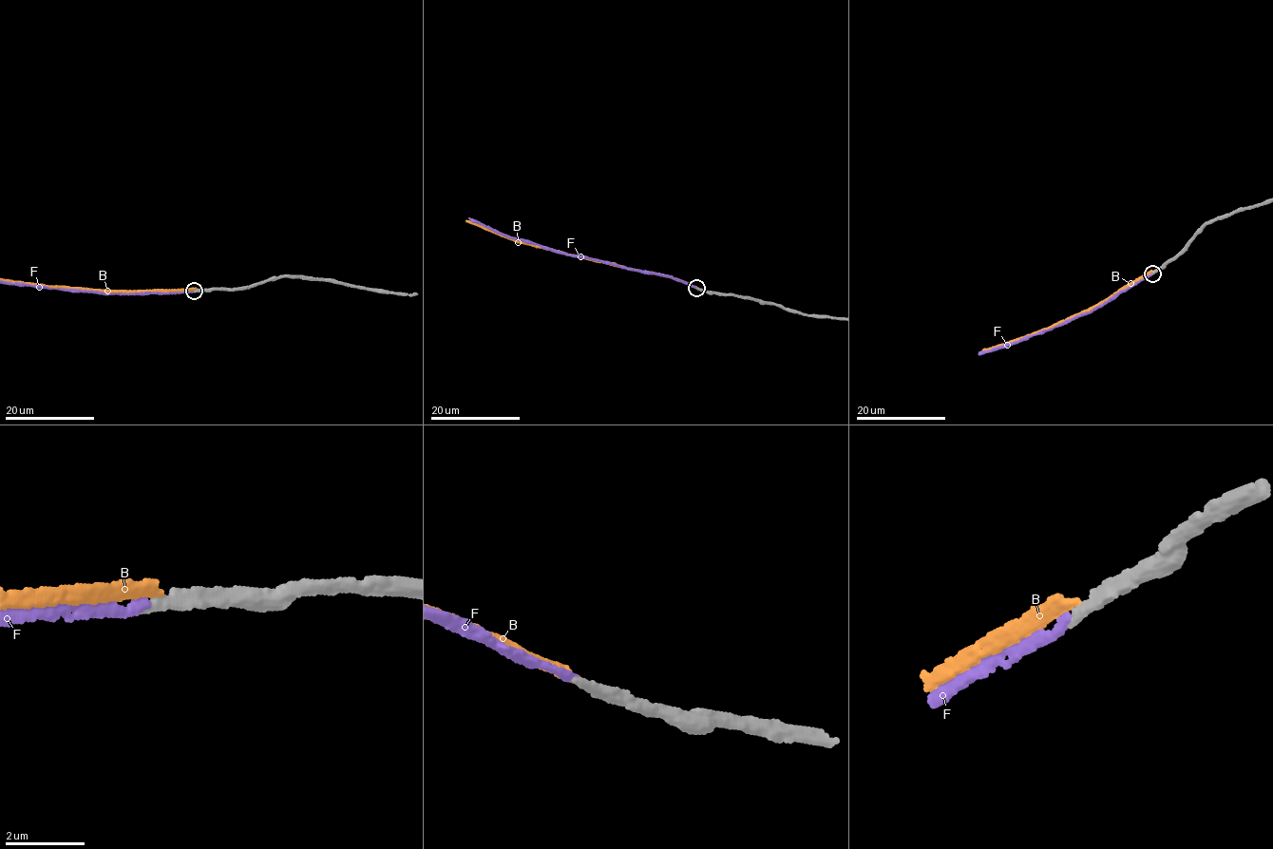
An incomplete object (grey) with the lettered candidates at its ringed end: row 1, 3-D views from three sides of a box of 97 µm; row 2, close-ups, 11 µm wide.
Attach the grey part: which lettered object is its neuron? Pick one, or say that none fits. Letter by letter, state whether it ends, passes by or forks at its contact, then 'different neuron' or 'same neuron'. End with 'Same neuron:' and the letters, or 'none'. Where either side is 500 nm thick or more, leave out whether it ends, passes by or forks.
B: it ends there; different neuron
F: it ends there; same neuron
Same neuron: F

